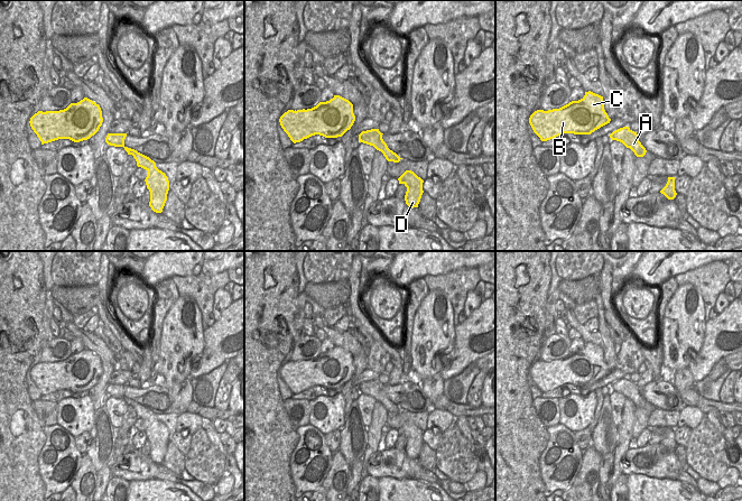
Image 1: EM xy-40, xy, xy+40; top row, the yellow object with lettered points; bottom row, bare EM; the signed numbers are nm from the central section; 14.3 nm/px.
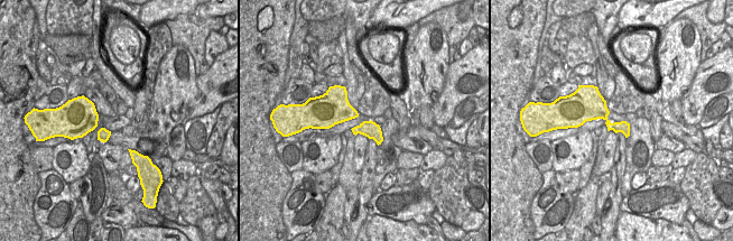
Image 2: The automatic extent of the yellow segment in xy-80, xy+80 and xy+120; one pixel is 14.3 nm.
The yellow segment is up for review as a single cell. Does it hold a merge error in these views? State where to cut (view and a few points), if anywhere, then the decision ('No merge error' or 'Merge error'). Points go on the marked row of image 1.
No split. No merge error.

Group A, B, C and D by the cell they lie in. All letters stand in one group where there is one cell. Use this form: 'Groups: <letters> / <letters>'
Groups: A B C D.

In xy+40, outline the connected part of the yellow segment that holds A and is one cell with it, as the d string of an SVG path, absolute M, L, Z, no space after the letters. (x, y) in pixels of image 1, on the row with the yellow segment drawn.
M629 127L620 128L610 134L611 140L622 142L627 148L630 148L637 157L643 157L647 152L646 148L639 141L637 132Z

